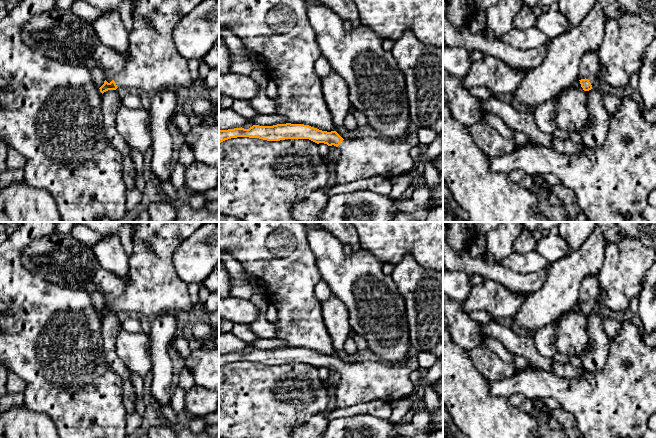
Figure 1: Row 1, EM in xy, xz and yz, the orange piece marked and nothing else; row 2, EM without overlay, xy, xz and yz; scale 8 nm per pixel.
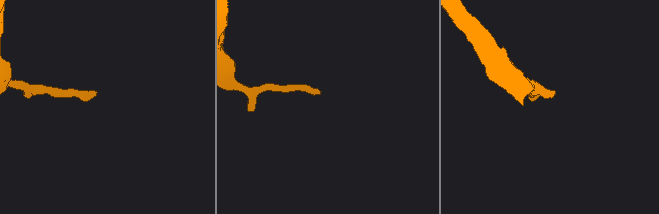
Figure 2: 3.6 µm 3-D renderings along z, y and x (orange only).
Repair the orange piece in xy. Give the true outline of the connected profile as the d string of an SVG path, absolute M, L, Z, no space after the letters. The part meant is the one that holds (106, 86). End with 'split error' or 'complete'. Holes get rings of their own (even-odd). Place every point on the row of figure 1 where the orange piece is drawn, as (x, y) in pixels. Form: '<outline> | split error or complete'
M136 0L132 12L133 26L129 32L128 47L122 52L124 68L108 83L99 88L103 94L108 90L128 88L133 92L164 92L177 87L191 87L188 60L177 51L172 33L177 24L203 0Z | split error

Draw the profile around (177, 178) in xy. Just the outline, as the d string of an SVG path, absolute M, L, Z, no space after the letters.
M179 161L172 168L170 181L175 190L179 190L185 187L185 171L186 171L185 166L182 165Z

